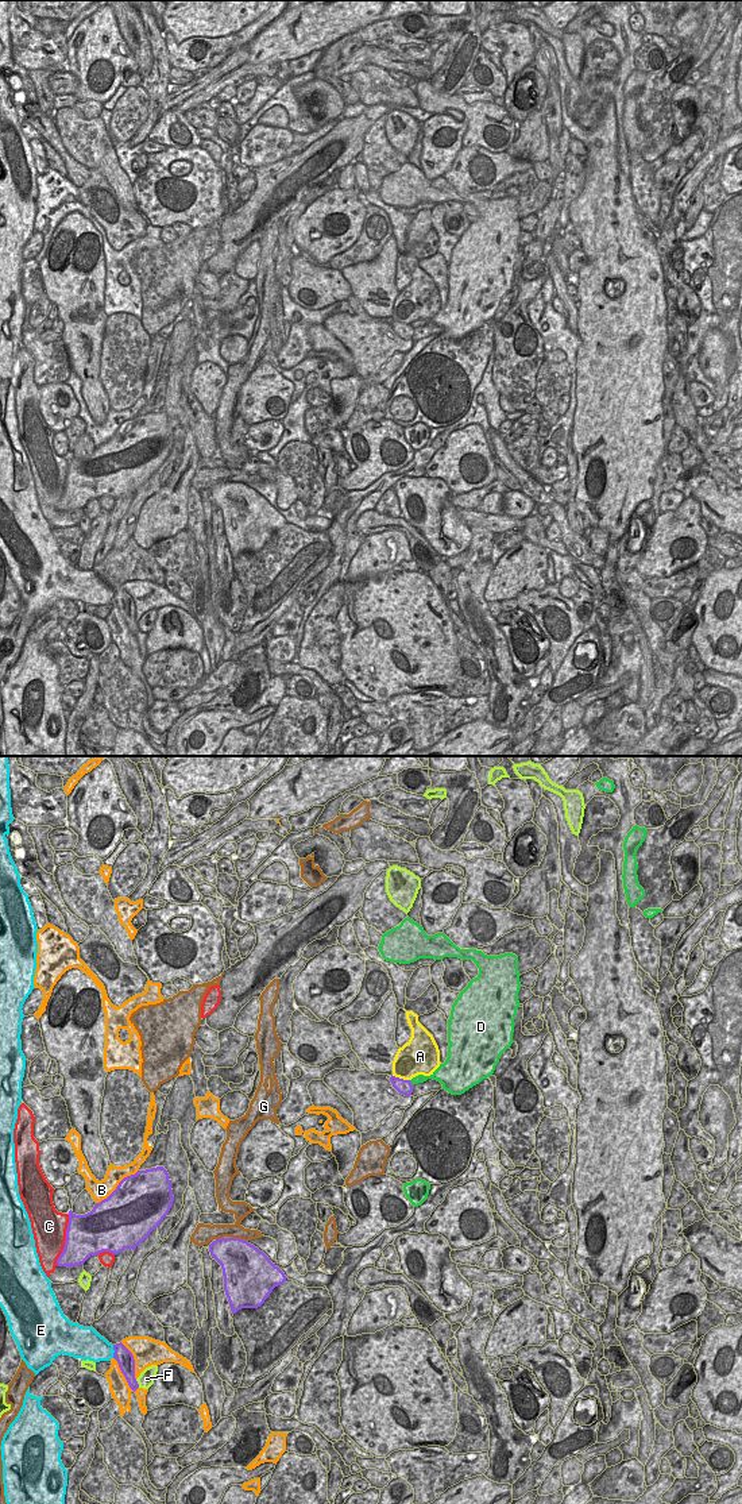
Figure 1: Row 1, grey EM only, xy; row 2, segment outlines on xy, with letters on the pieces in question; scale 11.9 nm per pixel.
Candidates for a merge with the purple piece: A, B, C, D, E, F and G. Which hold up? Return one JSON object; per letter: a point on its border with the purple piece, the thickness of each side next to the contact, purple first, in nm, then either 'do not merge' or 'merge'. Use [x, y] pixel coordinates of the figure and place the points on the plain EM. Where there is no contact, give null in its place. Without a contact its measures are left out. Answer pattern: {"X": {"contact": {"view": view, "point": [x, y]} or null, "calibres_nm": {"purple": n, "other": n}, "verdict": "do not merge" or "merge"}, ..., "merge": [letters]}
{"A": {"contact": {"view": "xy", "point": [401, 323]}, "calibres_nm": {"purple": 190, "other": 380}, "verdict": "do not merge"}, "B": {"contact": {"view": "xy", "point": [118, 430]}, "calibres_nm": {"purple": 500, "other": 220}, "verdict": "do not merge"}, "C": {"contact": {"view": "xy", "point": [65, 484]}, "calibres_nm": {"purple": 480, "other": 420}, "verdict": "do not merge"}, "D": {"contact": {"view": "xy", "point": [410, 327]}, "calibres_nm": {"purple": 190, "other": 100}, "verdict": "do not merge"}, "E": {"contact": {"view": "xy", "point": [115, 596]}, "calibres_nm": {"purple": 200, "other": 320}, "verdict": "do not merge"}, "F": {"contact": {"view": "xy", "point": [136, 627]}, "calibres_nm": {"purple": 190, "other": 190}, "verdict": "do not merge"}, "G": {"contact": {"view": "xy", "point": [239, 482]}, "calibres_nm": {"purple": 440, "other": 160}, "verdict": "do not merge"}, "merge": []}

